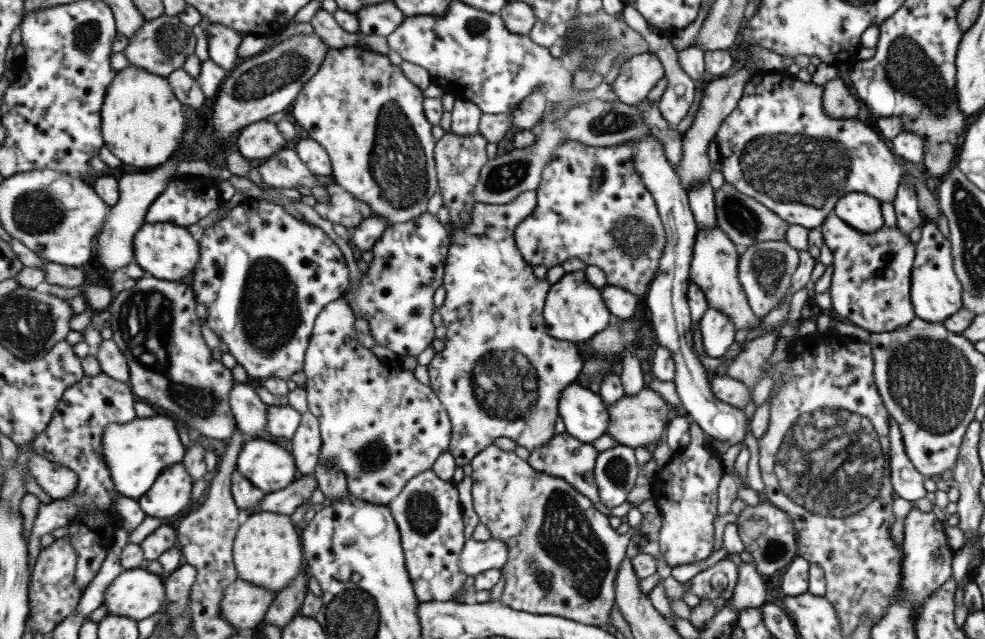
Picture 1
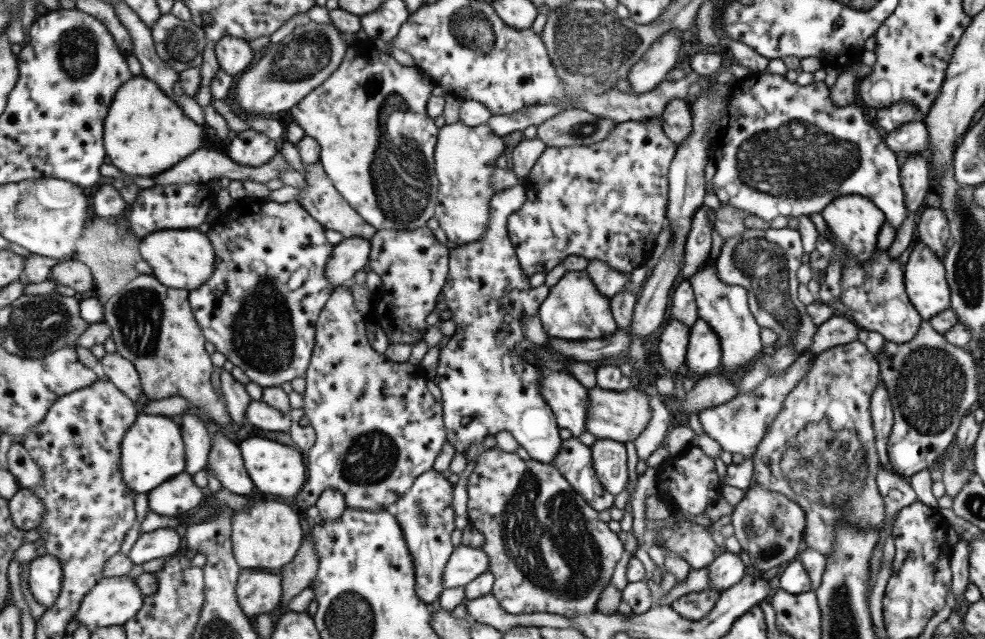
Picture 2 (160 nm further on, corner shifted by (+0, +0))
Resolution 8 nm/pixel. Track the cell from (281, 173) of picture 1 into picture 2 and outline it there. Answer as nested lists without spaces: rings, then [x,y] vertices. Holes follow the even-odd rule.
[[[202,148],[201,150],[196,150],[191,156],[185,158],[183,161],[179,162],[171,170],[155,175],[154,178],[159,186],[169,186],[170,184],[189,184],[193,183],[208,183],[211,179],[221,179],[228,178],[230,180],[252,180],[254,182],[265,183],[268,180],[273,180],[278,178],[280,169],[290,169],[287,165],[287,161],[281,157],[281,155],[276,151],[276,153],[267,161],[267,163],[259,167],[249,167],[242,166],[233,163],[224,153],[224,151],[211,150],[211,148]]]

